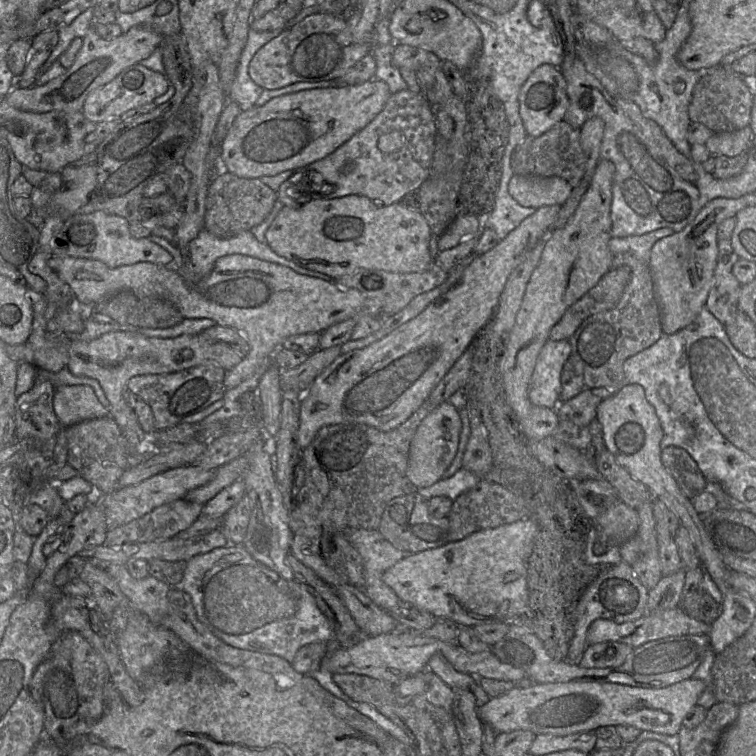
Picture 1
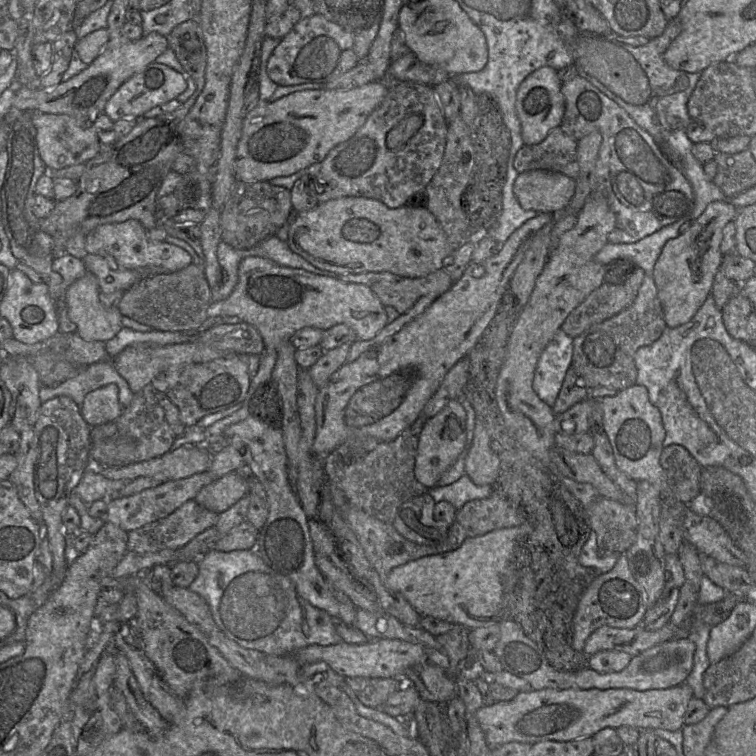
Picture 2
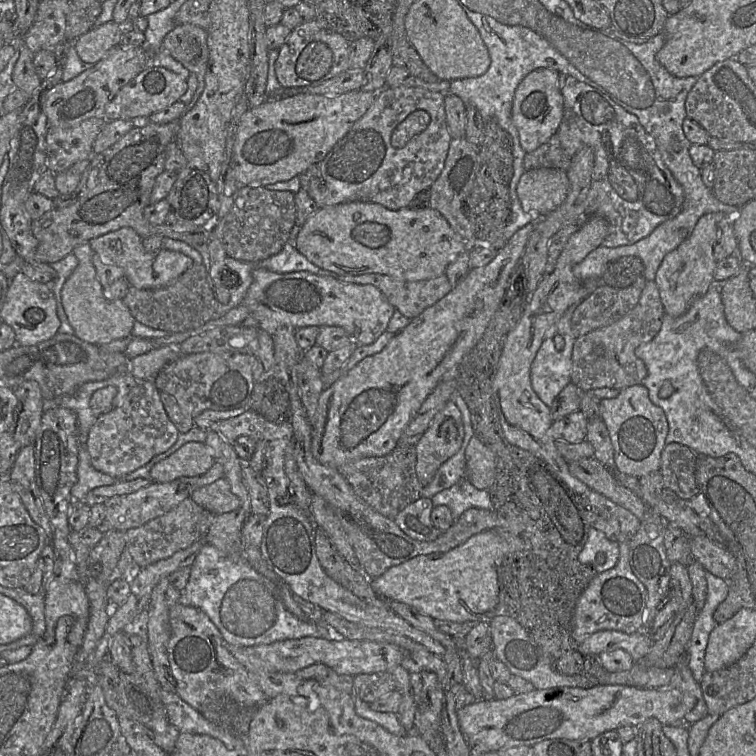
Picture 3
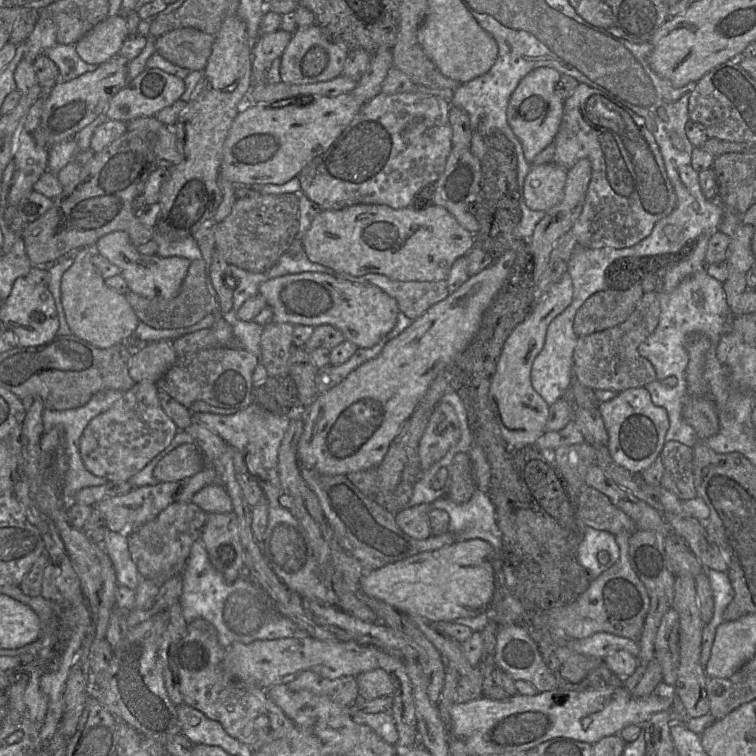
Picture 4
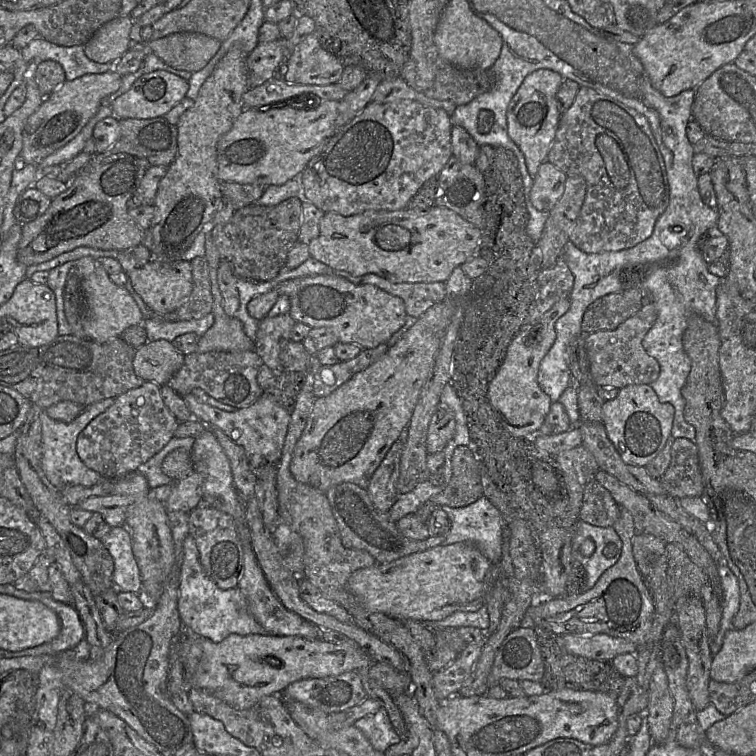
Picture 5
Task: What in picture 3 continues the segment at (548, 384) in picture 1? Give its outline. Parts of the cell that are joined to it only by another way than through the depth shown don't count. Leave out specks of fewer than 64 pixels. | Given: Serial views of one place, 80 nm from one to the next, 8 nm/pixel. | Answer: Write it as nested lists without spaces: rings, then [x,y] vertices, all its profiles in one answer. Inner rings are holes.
[[[579,303],[564,312],[559,321],[547,332],[531,365],[531,384],[537,396],[551,407],[556,396],[571,382],[572,352],[576,340],[571,329],[571,317]]]

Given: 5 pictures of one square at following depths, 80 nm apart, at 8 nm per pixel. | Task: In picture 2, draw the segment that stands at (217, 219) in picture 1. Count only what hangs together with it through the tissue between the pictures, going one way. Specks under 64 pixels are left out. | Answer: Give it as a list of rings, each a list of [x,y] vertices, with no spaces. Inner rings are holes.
[[[236,180],[229,198],[220,210],[221,240],[235,249],[253,248],[275,236],[293,209],[290,190],[269,181],[244,182]]]

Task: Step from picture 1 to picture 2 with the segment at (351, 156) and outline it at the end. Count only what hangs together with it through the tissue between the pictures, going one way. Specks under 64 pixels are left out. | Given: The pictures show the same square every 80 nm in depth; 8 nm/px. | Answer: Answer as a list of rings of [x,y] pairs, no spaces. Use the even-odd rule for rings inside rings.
[[[386,80],[388,92],[381,103],[368,116],[365,123],[347,141],[335,146],[325,159],[307,167],[303,176],[308,177],[309,189],[319,203],[347,196],[360,196],[381,201],[389,208],[398,208],[418,191],[424,190],[438,170],[445,150],[448,121],[445,119],[438,98],[431,86],[414,82]],[[412,114],[422,115],[422,127],[399,150],[390,150],[386,145],[387,133],[403,119]]]

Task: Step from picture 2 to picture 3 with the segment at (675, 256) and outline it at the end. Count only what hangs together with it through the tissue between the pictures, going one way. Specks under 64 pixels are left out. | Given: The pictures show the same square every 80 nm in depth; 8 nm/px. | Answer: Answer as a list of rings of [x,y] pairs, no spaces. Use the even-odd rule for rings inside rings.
[[[717,212],[700,217],[692,233],[662,260],[654,279],[658,287],[665,314],[679,317],[684,314],[691,303],[704,295],[715,283],[714,272],[717,261],[713,249],[719,235],[719,228],[727,218]]]

